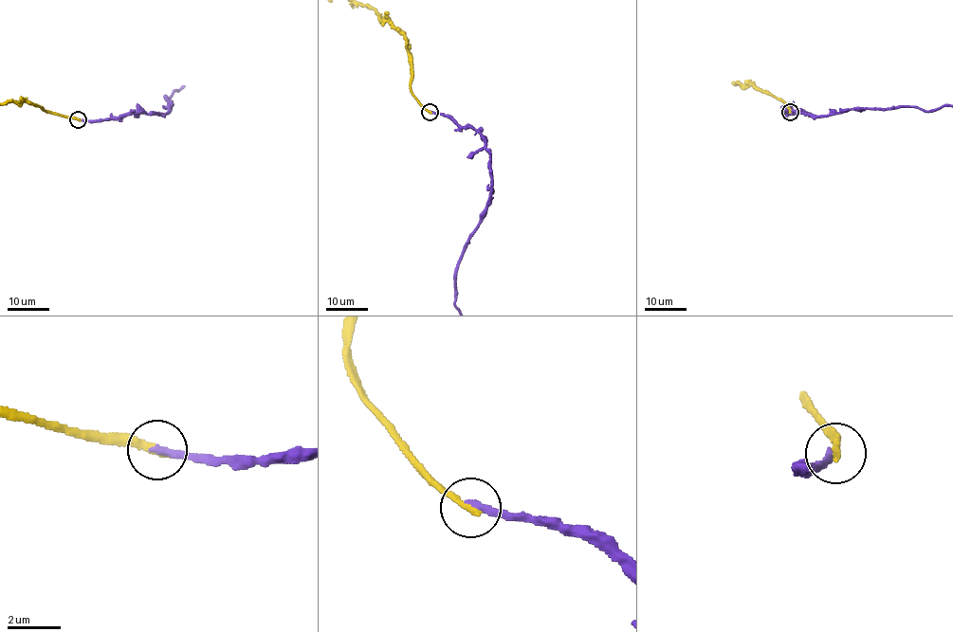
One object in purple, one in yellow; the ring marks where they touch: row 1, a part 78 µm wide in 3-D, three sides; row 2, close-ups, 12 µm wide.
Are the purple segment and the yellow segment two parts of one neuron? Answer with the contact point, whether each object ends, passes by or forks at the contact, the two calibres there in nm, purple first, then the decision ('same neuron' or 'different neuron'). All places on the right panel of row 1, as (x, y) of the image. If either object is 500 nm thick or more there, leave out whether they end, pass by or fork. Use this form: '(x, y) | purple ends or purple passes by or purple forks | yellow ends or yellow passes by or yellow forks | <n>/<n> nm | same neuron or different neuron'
(790, 112) | purple ends | yellow ends | 260/320 nm | different neuron

